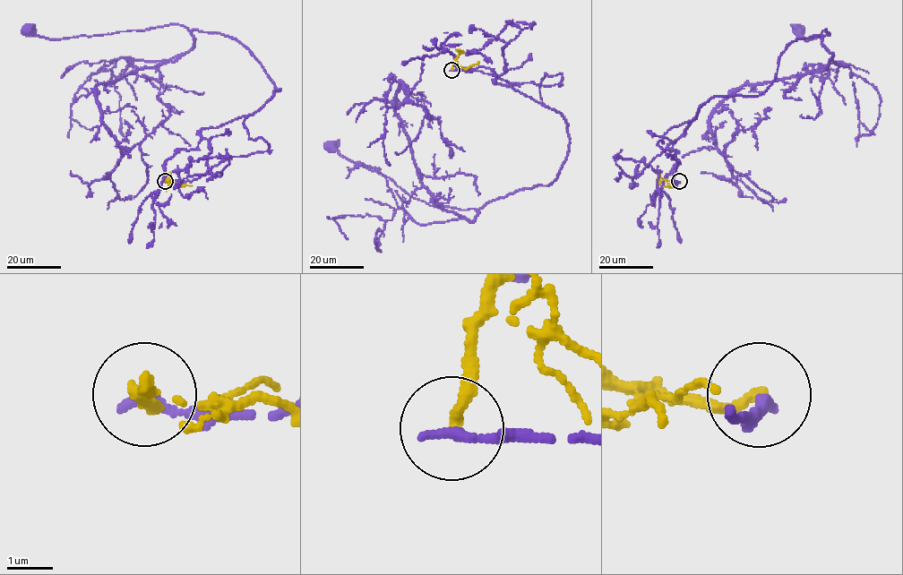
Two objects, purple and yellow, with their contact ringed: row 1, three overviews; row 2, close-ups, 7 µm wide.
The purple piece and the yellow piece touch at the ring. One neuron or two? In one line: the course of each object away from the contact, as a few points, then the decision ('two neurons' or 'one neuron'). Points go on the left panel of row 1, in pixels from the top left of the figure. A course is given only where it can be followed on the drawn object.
purple via (165, 181), (192, 181), (269, 149), (244, 122), (280, 90), (249, 50), (170, 24), (60, 39), (28, 30) | yellow via (165, 181), (192, 185) | two neurons

